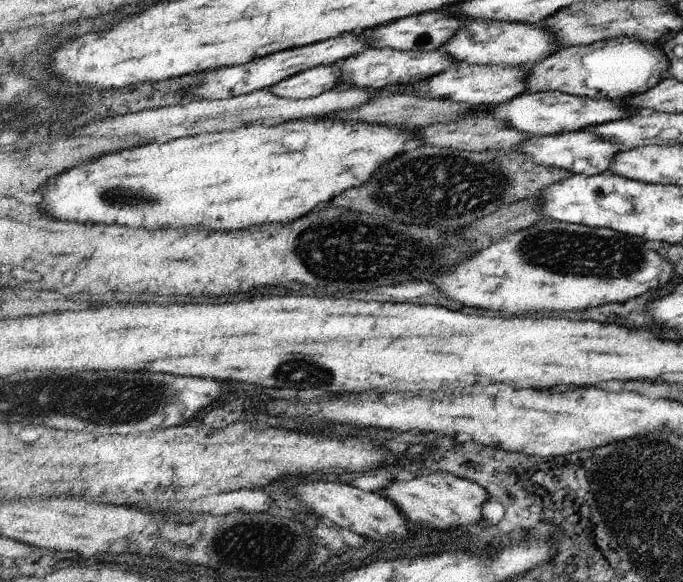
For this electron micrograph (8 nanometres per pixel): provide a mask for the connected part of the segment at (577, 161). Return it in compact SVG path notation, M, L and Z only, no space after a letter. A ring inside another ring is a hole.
M576 131L560 133L559 135L544 135L543 137L534 136L524 140L522 146L516 148L518 152L522 152L526 158L536 164L546 167L552 166L552 168L560 168L562 171L566 170L566 172L587 176L607 173L610 164L616 158L616 154L622 152L623 149L622 144L608 142L608 139L592 131Z

